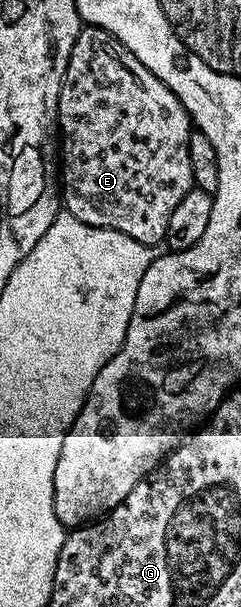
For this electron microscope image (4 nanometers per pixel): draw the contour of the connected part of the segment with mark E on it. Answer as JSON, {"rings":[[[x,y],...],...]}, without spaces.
{"rings":[[[84,25],[78,39],[74,39],[74,47],[70,51],[70,63],[66,63],[66,75],[62,79],[62,87],[58,95],[56,119],[59,140],[60,137],[64,140],[64,146],[59,146],[58,149],[59,156],[62,158],[63,208],[78,219],[82,219],[82,223],[87,225],[122,231],[122,235],[130,235],[130,239],[138,239],[138,243],[159,246],[166,235],[166,227],[170,224],[170,215],[174,215],[174,207],[178,207],[178,203],[182,203],[182,198],[194,188],[190,171],[190,135],[194,132],[194,126],[188,117],[186,107],[182,107],[178,95],[174,95],[174,91],[170,91],[170,87],[166,87],[166,83],[162,83],[158,75],[142,67],[142,63],[138,63],[138,59],[134,59],[132,52],[117,37],[110,35],[110,31],[97,25]]]}

